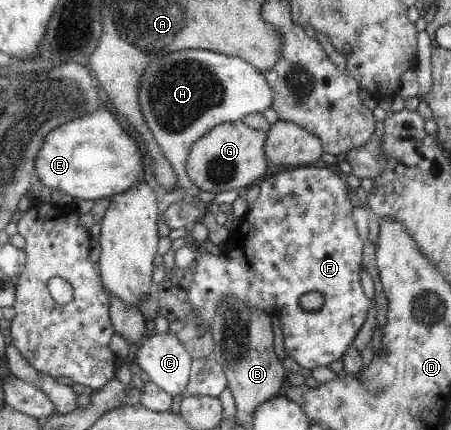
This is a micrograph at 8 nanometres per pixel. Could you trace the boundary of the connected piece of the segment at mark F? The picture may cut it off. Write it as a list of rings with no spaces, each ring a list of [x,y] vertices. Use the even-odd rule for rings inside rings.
[[[303,166],[260,180],[259,187],[259,198],[250,205],[244,220],[231,230],[228,242],[221,247],[223,255],[213,256],[198,248],[199,257],[192,268],[194,277],[187,300],[206,329],[210,328],[217,304],[223,296],[233,296],[243,304],[251,304],[271,318],[277,316],[283,326],[284,350],[289,357],[311,370],[321,365],[328,366],[332,361],[343,359],[373,306],[373,300],[365,296],[361,287],[359,273],[362,271],[364,241],[360,239],[353,221],[354,207],[345,177],[325,167]],[[311,291],[319,291],[323,296],[323,305],[318,310],[304,310],[299,303],[301,296]]]

